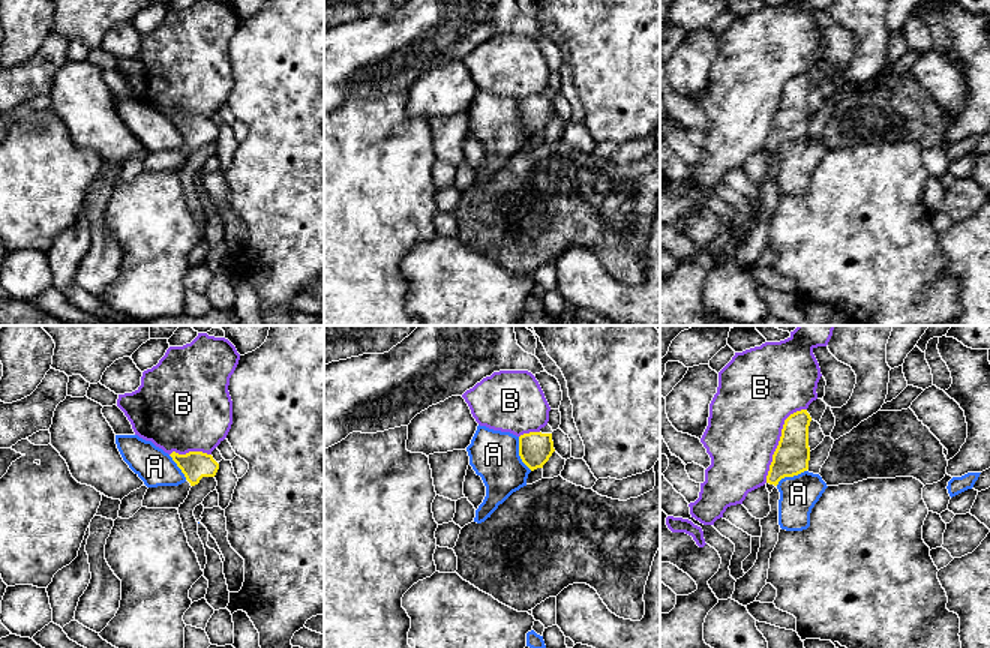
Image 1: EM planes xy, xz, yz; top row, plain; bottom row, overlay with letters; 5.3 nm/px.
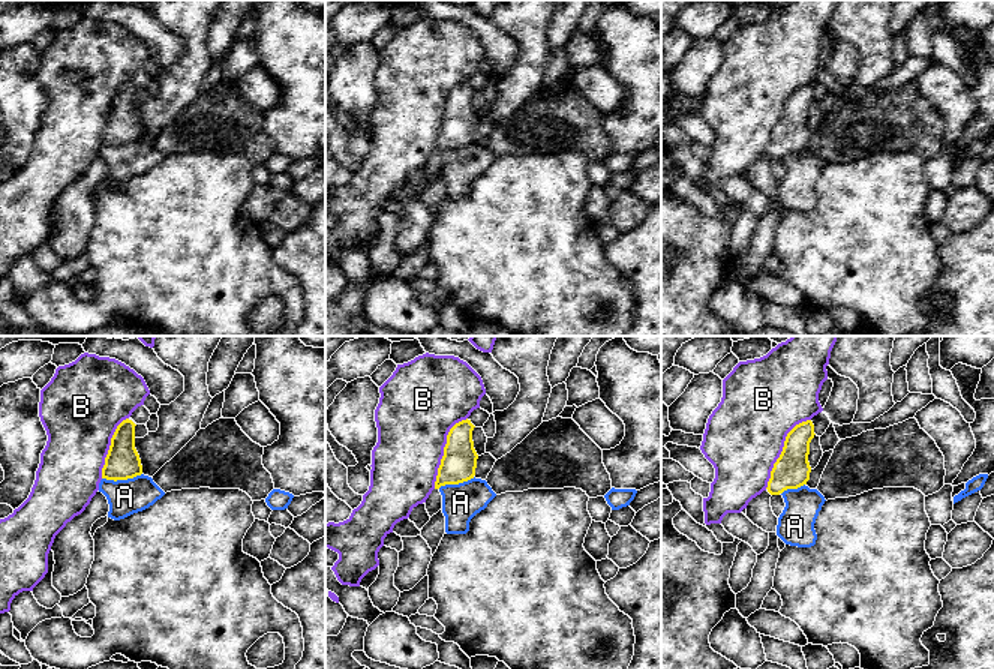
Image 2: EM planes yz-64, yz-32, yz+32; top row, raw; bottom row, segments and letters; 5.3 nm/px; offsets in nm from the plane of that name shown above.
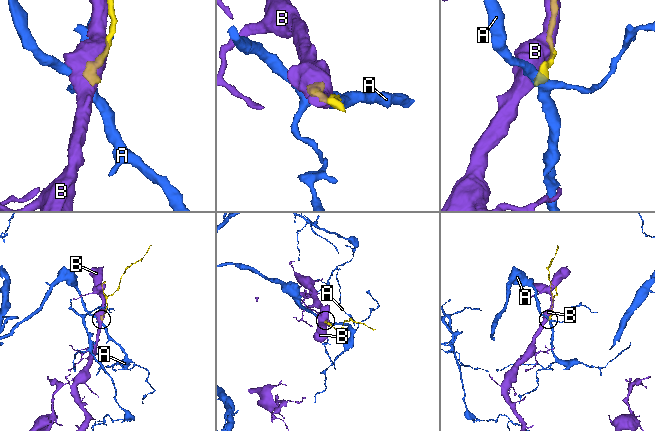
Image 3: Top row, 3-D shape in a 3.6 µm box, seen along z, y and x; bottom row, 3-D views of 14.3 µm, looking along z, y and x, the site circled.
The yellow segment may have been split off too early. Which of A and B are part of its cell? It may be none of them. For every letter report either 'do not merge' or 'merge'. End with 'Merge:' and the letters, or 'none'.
A: do not merge
B: do not merge
Merge: none

